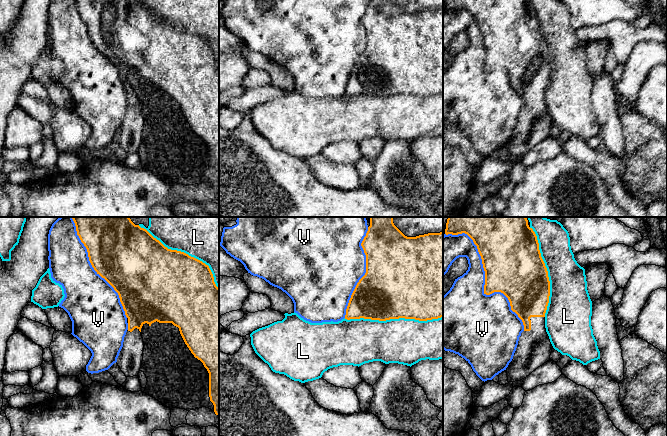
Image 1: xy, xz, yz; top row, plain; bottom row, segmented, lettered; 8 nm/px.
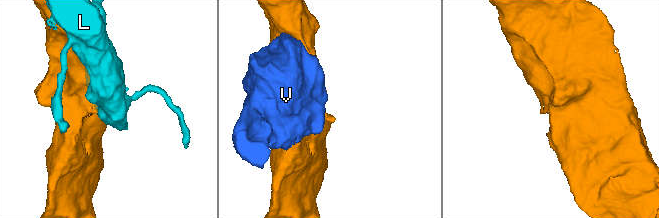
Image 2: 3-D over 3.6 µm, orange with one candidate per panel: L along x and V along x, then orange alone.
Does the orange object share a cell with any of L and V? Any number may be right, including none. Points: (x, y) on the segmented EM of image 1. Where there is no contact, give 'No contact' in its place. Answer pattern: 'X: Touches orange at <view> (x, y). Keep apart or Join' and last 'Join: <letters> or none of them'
L: Touches orange at xz (393, 318). Keep apart
V: Touches orange at yz (485, 280). Keep apart
Join: none of them

